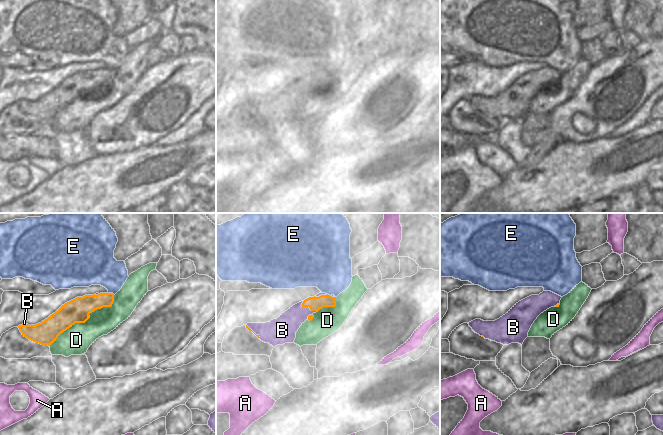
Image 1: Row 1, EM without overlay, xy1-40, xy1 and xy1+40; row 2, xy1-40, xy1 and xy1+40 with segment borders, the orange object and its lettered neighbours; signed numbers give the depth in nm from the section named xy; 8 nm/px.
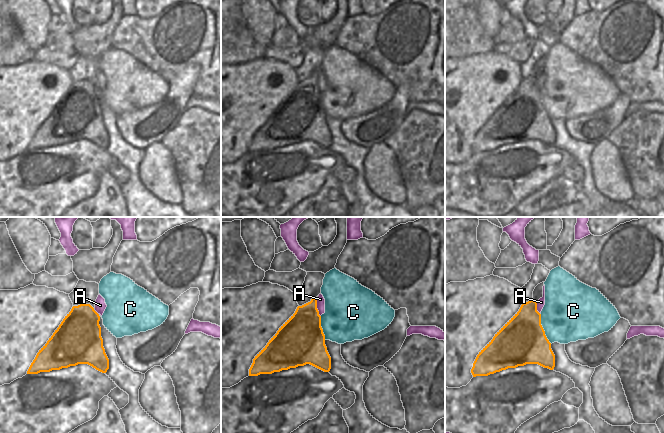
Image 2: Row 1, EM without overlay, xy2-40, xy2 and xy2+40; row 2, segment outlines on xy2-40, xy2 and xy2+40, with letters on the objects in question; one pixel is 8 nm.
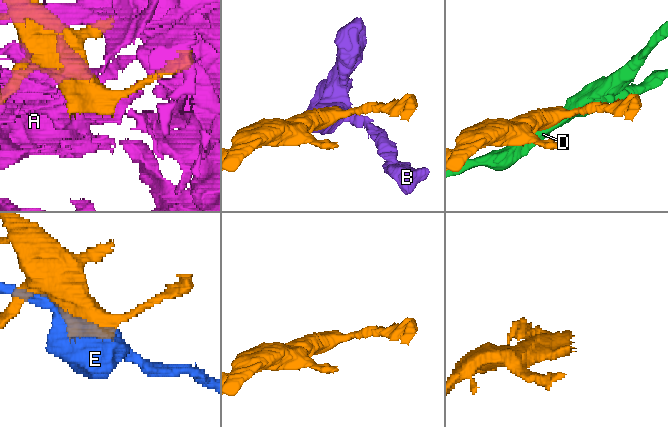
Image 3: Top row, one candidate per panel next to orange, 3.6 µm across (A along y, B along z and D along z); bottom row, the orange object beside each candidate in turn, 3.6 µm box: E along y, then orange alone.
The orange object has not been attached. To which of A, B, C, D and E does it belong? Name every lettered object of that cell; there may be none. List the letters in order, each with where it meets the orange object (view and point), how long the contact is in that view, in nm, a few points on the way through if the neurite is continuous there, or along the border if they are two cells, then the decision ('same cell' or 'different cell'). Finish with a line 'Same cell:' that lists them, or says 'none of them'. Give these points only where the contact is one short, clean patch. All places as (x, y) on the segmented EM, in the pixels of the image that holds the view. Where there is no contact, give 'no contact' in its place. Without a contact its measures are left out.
A: contact xy2 (316, 307); length 160 nm; different cell
B: contact xy1 (307, 306); length 150 nm; same cell
C: contact xy2+40 (542, 328); length 260 nm; different cell
D: contact xy1-40 (86, 320); length 650 nm; different cell
E: contact xy1-40 (111, 293); length 60 nm; border xy1-40 (108, 292), (114, 294); different cell
Same cell: B

